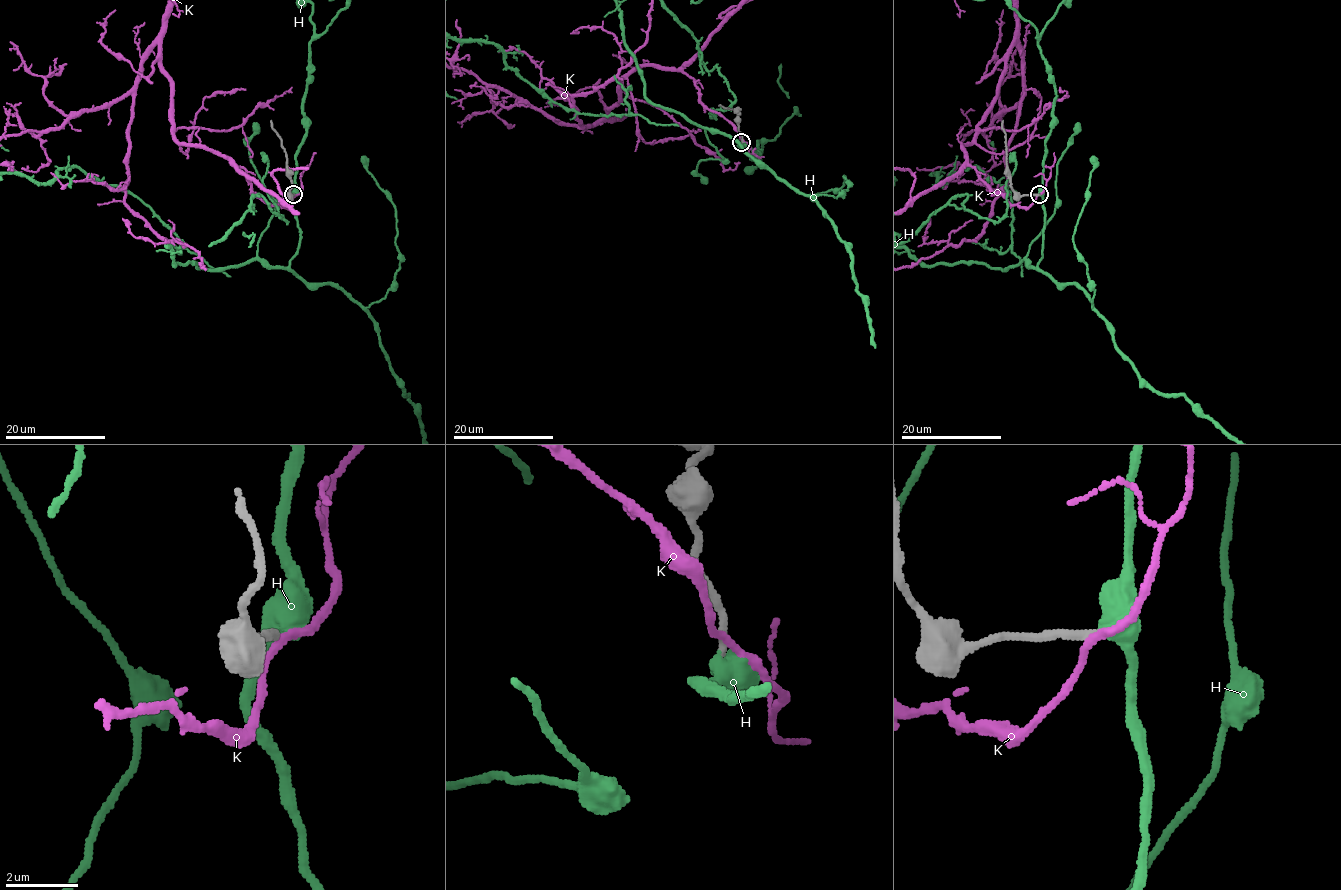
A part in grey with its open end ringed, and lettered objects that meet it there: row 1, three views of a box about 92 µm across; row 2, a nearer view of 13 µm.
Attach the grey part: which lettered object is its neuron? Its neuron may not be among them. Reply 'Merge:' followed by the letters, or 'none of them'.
Merge: H

